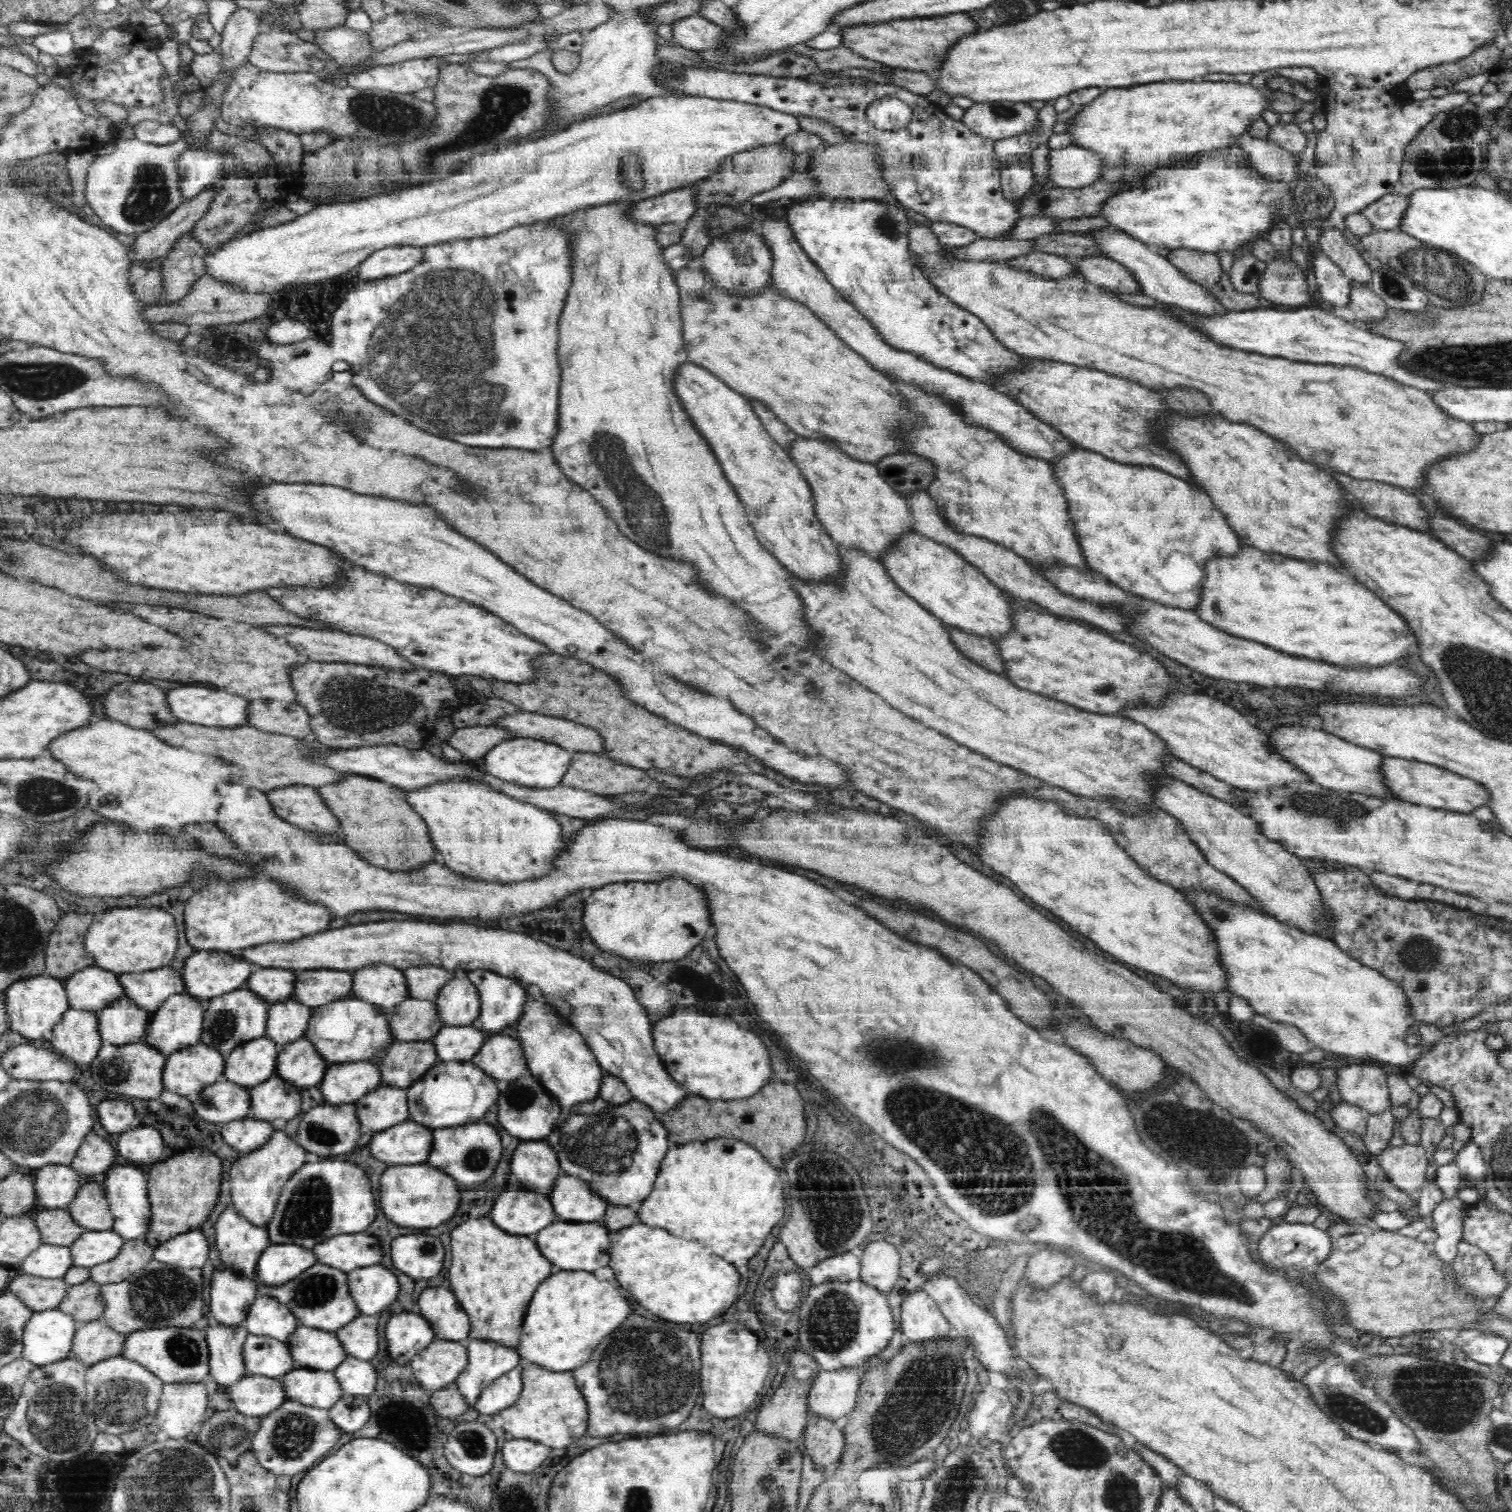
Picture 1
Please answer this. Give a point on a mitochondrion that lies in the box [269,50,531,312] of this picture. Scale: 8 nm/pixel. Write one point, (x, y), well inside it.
(387, 115)

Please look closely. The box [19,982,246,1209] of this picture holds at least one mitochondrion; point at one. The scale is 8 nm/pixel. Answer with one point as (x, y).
(222, 1027)

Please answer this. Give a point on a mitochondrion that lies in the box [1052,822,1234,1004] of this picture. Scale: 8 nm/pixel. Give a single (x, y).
(1217, 911)

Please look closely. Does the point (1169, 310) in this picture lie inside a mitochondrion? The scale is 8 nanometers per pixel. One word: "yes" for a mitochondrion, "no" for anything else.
no

